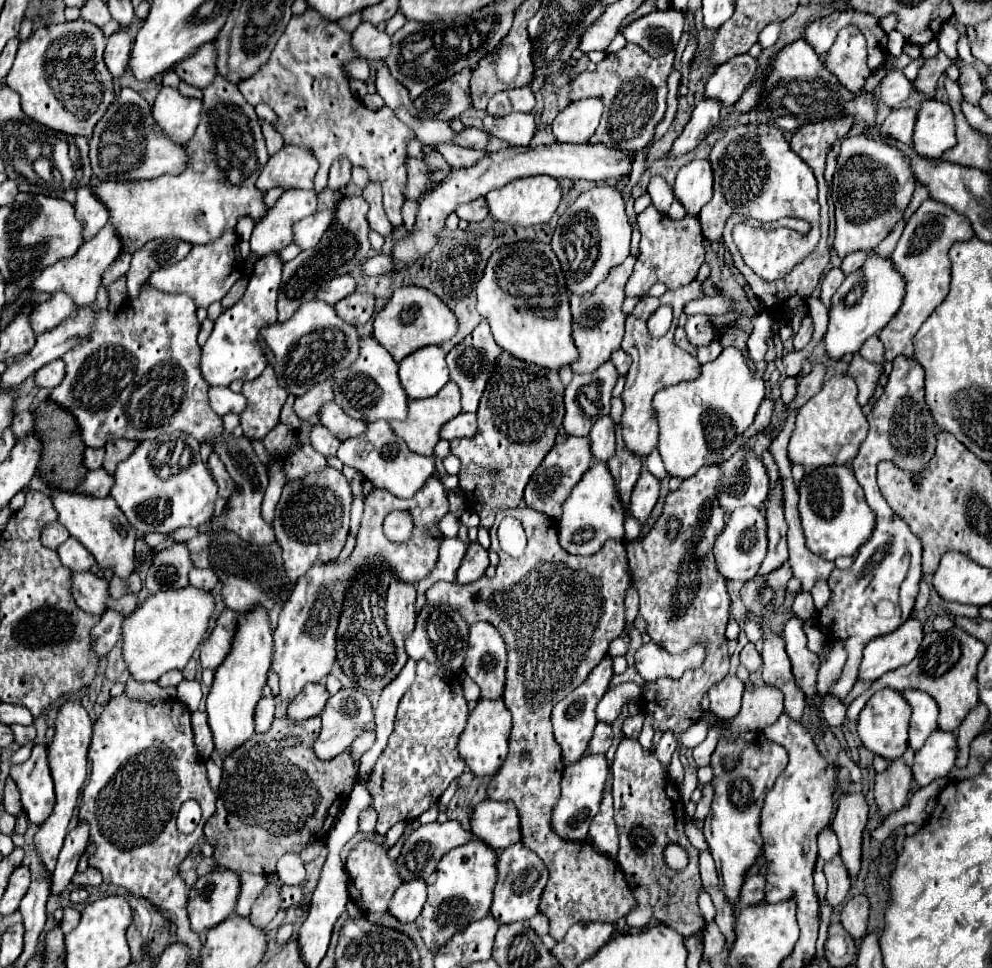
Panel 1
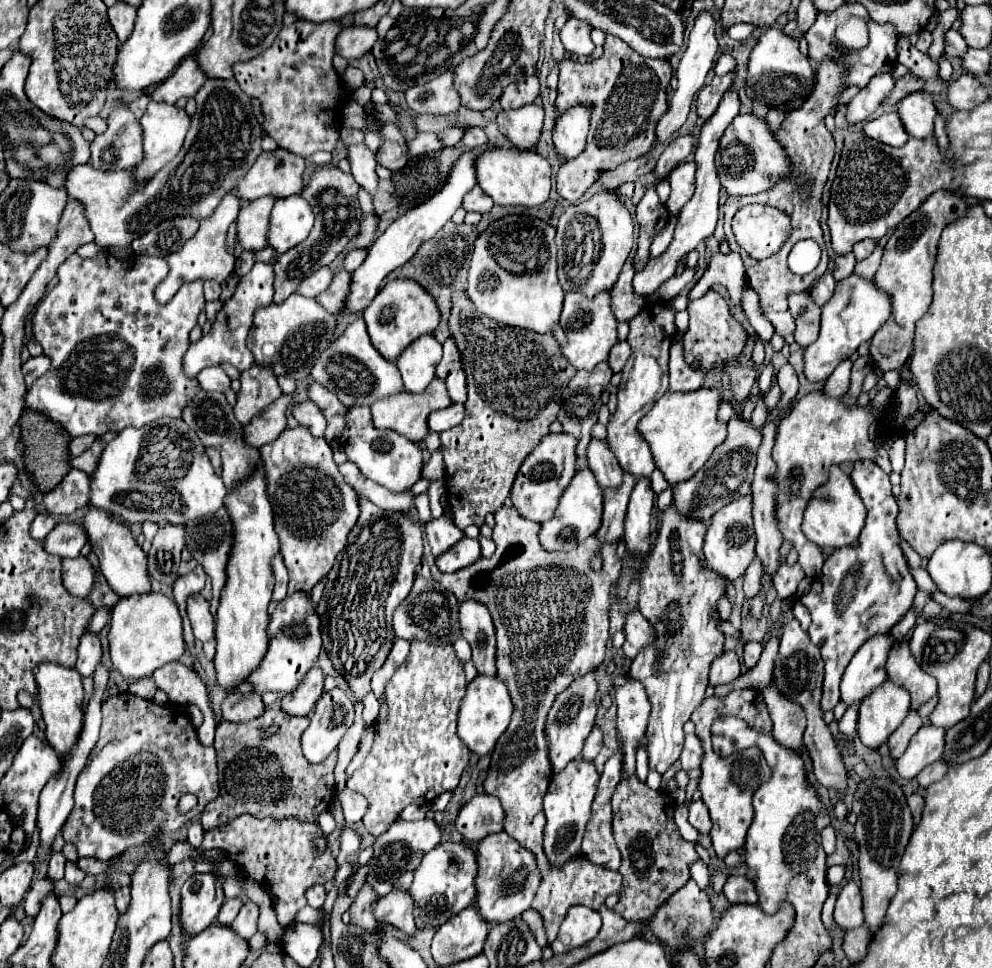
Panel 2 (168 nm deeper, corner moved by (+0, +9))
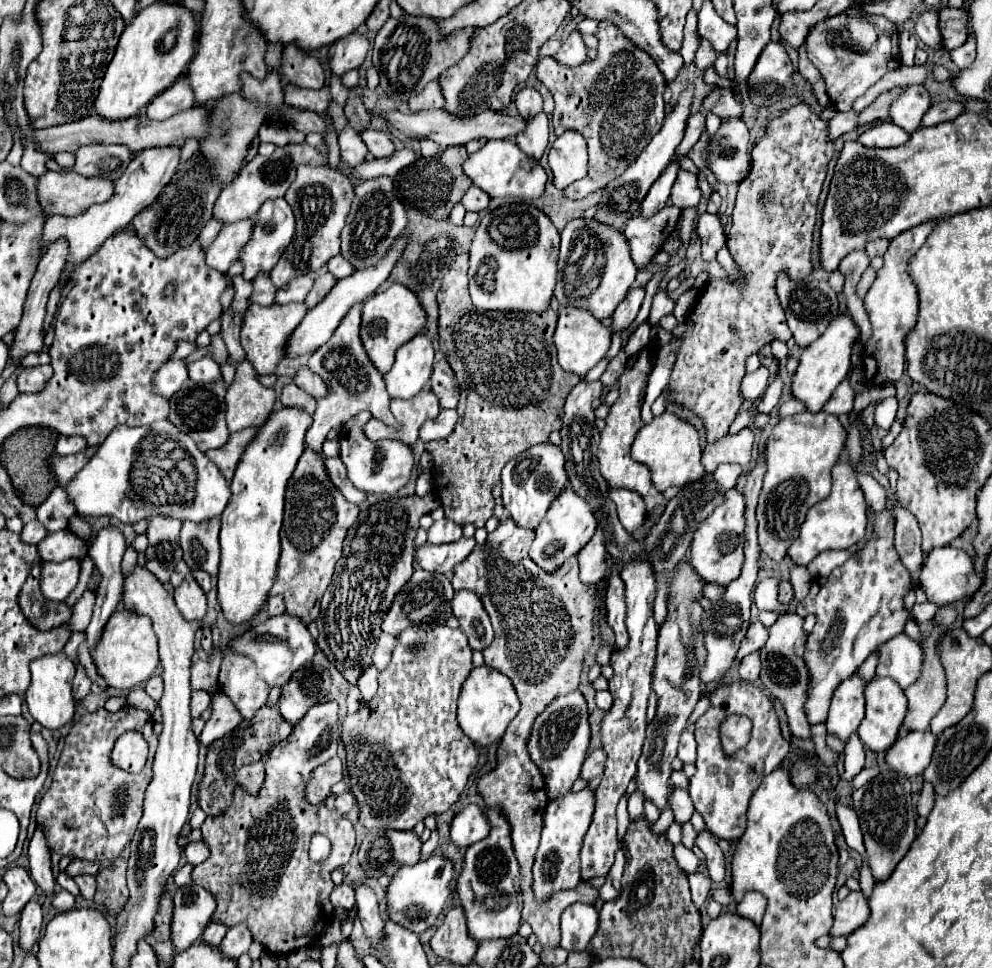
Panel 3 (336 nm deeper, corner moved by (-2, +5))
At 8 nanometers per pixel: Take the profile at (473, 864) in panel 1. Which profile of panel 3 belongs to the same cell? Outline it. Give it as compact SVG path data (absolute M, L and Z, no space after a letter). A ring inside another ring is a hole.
M429 856L427 860L417 862L415 866L403 866L391 880L387 888L387 906L389 918L413 930L415 934L423 934L425 930L437 926L439 916L443 914L443 906L451 896L451 880L453 880L453 862L445 856Z

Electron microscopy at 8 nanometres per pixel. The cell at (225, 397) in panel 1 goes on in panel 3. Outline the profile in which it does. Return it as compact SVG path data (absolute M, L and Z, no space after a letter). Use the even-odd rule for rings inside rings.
M205 356L197 362L191 362L189 364L189 378L193 382L219 382L223 376L221 376L221 366L211 358L211 356Z

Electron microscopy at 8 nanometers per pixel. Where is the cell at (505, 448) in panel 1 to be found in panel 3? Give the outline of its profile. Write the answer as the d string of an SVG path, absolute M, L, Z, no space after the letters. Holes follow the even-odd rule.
M459 254L451 262L451 270L443 278L443 286L437 294L439 346L461 384L461 400L457 406L459 422L447 438L427 442L425 448L435 460L431 470L435 480L433 490L441 498L445 516L459 526L473 524L475 528L483 528L495 510L493 488L499 484L503 466L519 452L547 442L549 434L555 428L561 428L563 402L581 376L565 372L557 362L557 350L553 344L557 314L553 310L547 310L547 314L499 314L493 310L475 310L469 298L467 270L469 258L467 254Z

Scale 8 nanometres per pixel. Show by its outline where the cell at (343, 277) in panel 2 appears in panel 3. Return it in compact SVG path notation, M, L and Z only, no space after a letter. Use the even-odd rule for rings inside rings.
M323 274L323 276L317 276L315 278L315 286L313 286L313 290L311 290L311 294L307 294L307 298L305 298L305 304L309 306L309 308L313 308L313 306L317 306L329 292L331 292L331 288L337 284L337 280L333 278L333 274Z

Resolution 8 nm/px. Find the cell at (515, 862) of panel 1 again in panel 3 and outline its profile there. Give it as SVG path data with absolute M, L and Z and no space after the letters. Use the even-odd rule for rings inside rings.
M485 810L491 822L491 832L481 842L475 842L465 852L465 864L457 878L457 894L465 908L467 930L479 942L491 938L509 938L521 924L521 870L511 846L509 824L497 810Z

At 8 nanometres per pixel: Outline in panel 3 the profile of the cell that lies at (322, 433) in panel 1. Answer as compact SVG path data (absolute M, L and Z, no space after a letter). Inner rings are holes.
M295 384L285 386L279 400L281 400L281 404L283 404L285 408L301 408L301 410L307 410L309 416L315 414L315 404L317 404L317 402L315 402L309 394L305 394L303 390L299 390Z

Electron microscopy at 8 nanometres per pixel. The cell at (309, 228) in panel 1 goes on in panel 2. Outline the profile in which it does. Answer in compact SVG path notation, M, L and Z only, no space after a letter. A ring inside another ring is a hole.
M299 194L281 198L275 202L269 216L267 242L277 252L283 254L289 248L303 242L313 228L313 210Z

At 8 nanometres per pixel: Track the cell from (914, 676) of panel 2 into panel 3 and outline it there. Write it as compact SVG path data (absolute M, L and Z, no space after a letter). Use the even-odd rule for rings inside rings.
M897 634L895 638L891 638L891 642L879 646L877 652L879 652L877 664L879 678L889 676L903 690L919 680L923 668L923 650L907 634Z

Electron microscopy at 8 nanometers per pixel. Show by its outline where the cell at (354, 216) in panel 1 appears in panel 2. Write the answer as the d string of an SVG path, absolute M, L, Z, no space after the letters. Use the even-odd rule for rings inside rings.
M333 164L319 166L311 172L309 184L305 188L301 188L299 196L303 196L309 202L309 206L313 206L315 224L313 224L309 238L305 238L305 242L297 244L293 250L287 250L285 254L277 256L277 260L273 264L275 302L277 304L283 302L287 296L291 296L303 278L307 278L315 270L333 262L335 256L345 254L351 248L355 248L355 236L359 232L359 216L361 216L361 208L357 202L357 190L359 190L359 184L353 180L353 176L349 172L341 172Z

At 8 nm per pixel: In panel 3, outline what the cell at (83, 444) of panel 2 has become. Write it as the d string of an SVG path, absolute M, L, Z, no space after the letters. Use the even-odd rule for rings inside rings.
M61 436L57 442L57 454L75 454L87 448L87 440L83 436Z

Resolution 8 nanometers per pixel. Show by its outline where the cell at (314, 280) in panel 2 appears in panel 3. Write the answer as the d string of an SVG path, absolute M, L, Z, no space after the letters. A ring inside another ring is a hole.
M311 276L295 278L295 282L289 282L287 286L283 286L283 290L277 290L277 304L303 302L311 288L313 288L313 278Z

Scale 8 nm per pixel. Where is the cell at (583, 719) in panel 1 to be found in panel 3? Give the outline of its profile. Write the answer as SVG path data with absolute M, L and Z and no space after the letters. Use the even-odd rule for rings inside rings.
M579 690L555 698L555 702L551 702L551 706L547 706L547 710L543 710L543 714L535 720L533 734L529 740L529 752L545 778L549 800L567 794L567 790L581 772L581 764L589 750L589 740L589 710L585 696Z

